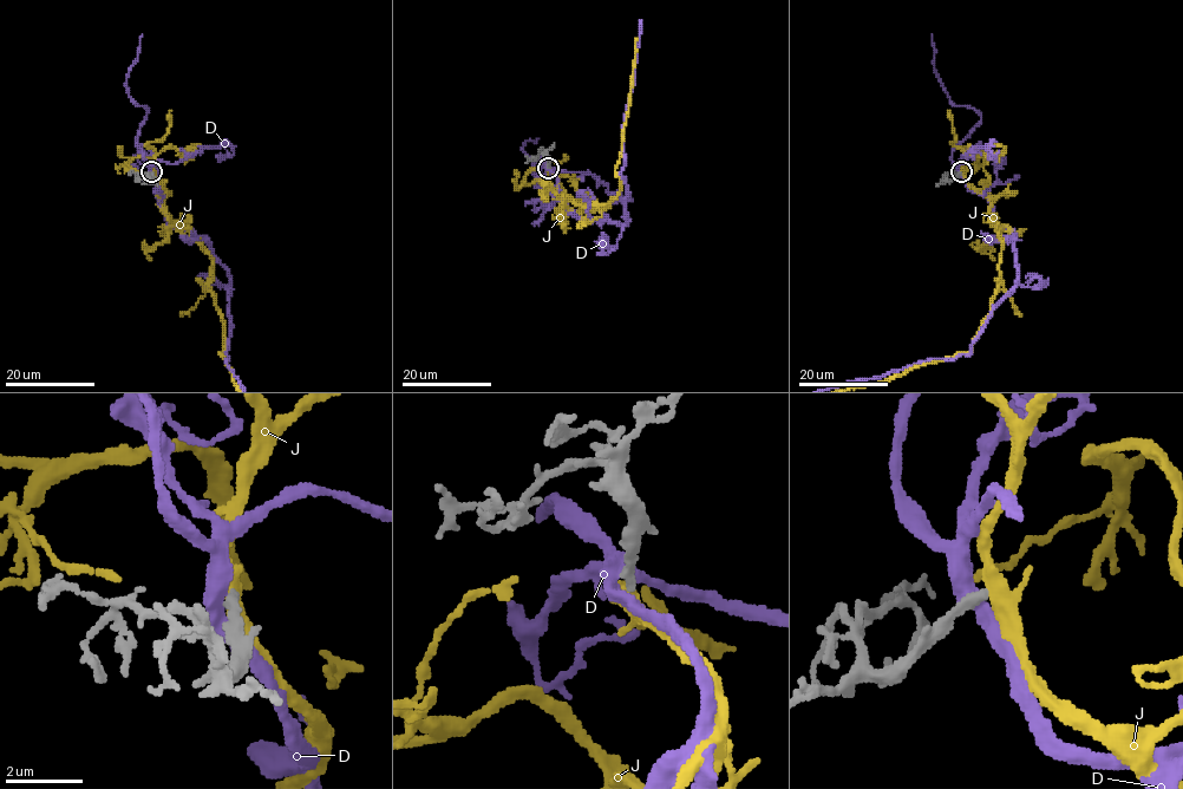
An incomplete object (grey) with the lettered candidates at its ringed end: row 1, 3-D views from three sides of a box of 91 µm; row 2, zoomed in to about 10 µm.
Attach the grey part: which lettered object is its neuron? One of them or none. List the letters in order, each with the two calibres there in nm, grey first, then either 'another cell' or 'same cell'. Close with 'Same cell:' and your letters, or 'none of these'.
D: 320/440 nm | another cell
J: 260/320 nm | same cell
Same cell: J

